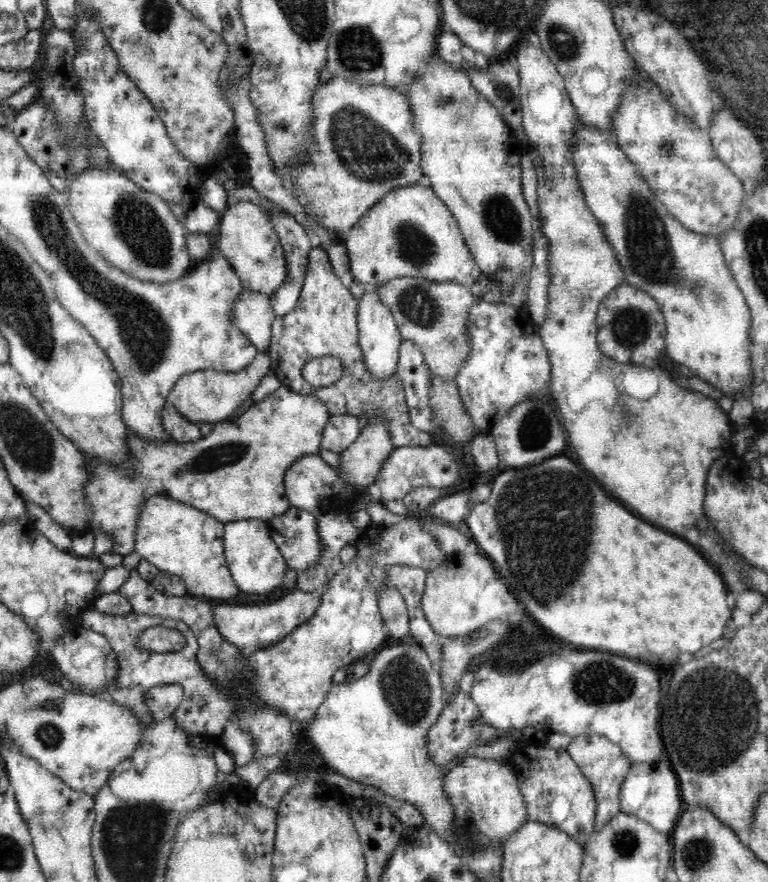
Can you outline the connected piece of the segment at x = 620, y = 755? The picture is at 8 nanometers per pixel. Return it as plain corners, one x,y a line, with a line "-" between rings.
586,733
575,736
566,749
594,789
597,802
594,836
595,833
600,832
606,826
611,818
621,813
620,790
628,771
631,769
632,762
618,744
614,744
605,736
598,734

